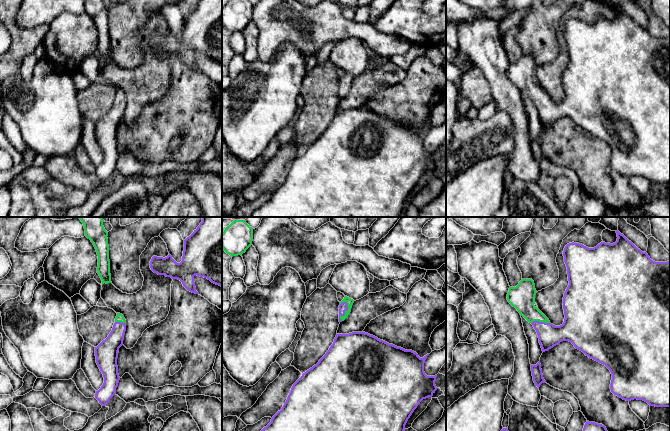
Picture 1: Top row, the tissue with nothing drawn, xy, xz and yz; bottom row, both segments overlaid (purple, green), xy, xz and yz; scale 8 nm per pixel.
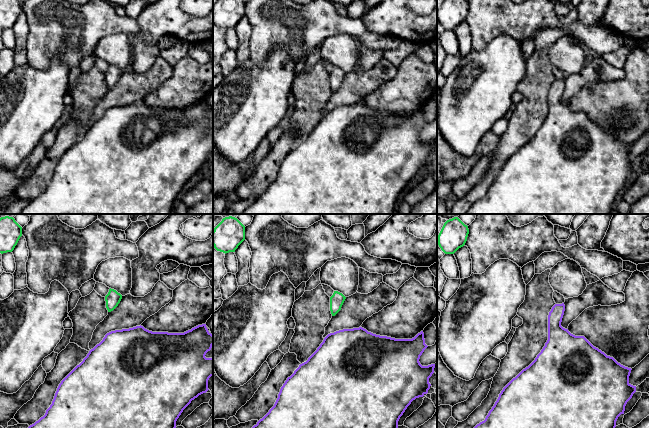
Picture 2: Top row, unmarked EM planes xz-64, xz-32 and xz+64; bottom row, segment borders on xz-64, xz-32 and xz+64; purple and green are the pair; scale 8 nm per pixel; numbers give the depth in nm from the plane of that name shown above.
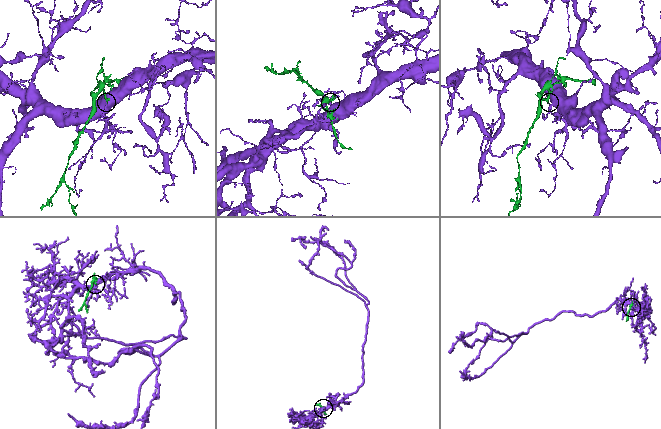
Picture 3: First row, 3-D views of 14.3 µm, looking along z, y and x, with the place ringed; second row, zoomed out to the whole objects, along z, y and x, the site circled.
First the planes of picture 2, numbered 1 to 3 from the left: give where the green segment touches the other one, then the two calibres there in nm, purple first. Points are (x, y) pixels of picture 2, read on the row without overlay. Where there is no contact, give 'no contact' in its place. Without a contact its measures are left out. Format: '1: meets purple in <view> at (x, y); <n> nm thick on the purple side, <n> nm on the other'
1: no contact
2: no contact
3: no contact

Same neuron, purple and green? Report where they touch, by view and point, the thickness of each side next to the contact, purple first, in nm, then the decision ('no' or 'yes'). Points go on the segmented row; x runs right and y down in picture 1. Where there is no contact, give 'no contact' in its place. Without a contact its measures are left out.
xz (344, 312) | 70/60 nm | yes

